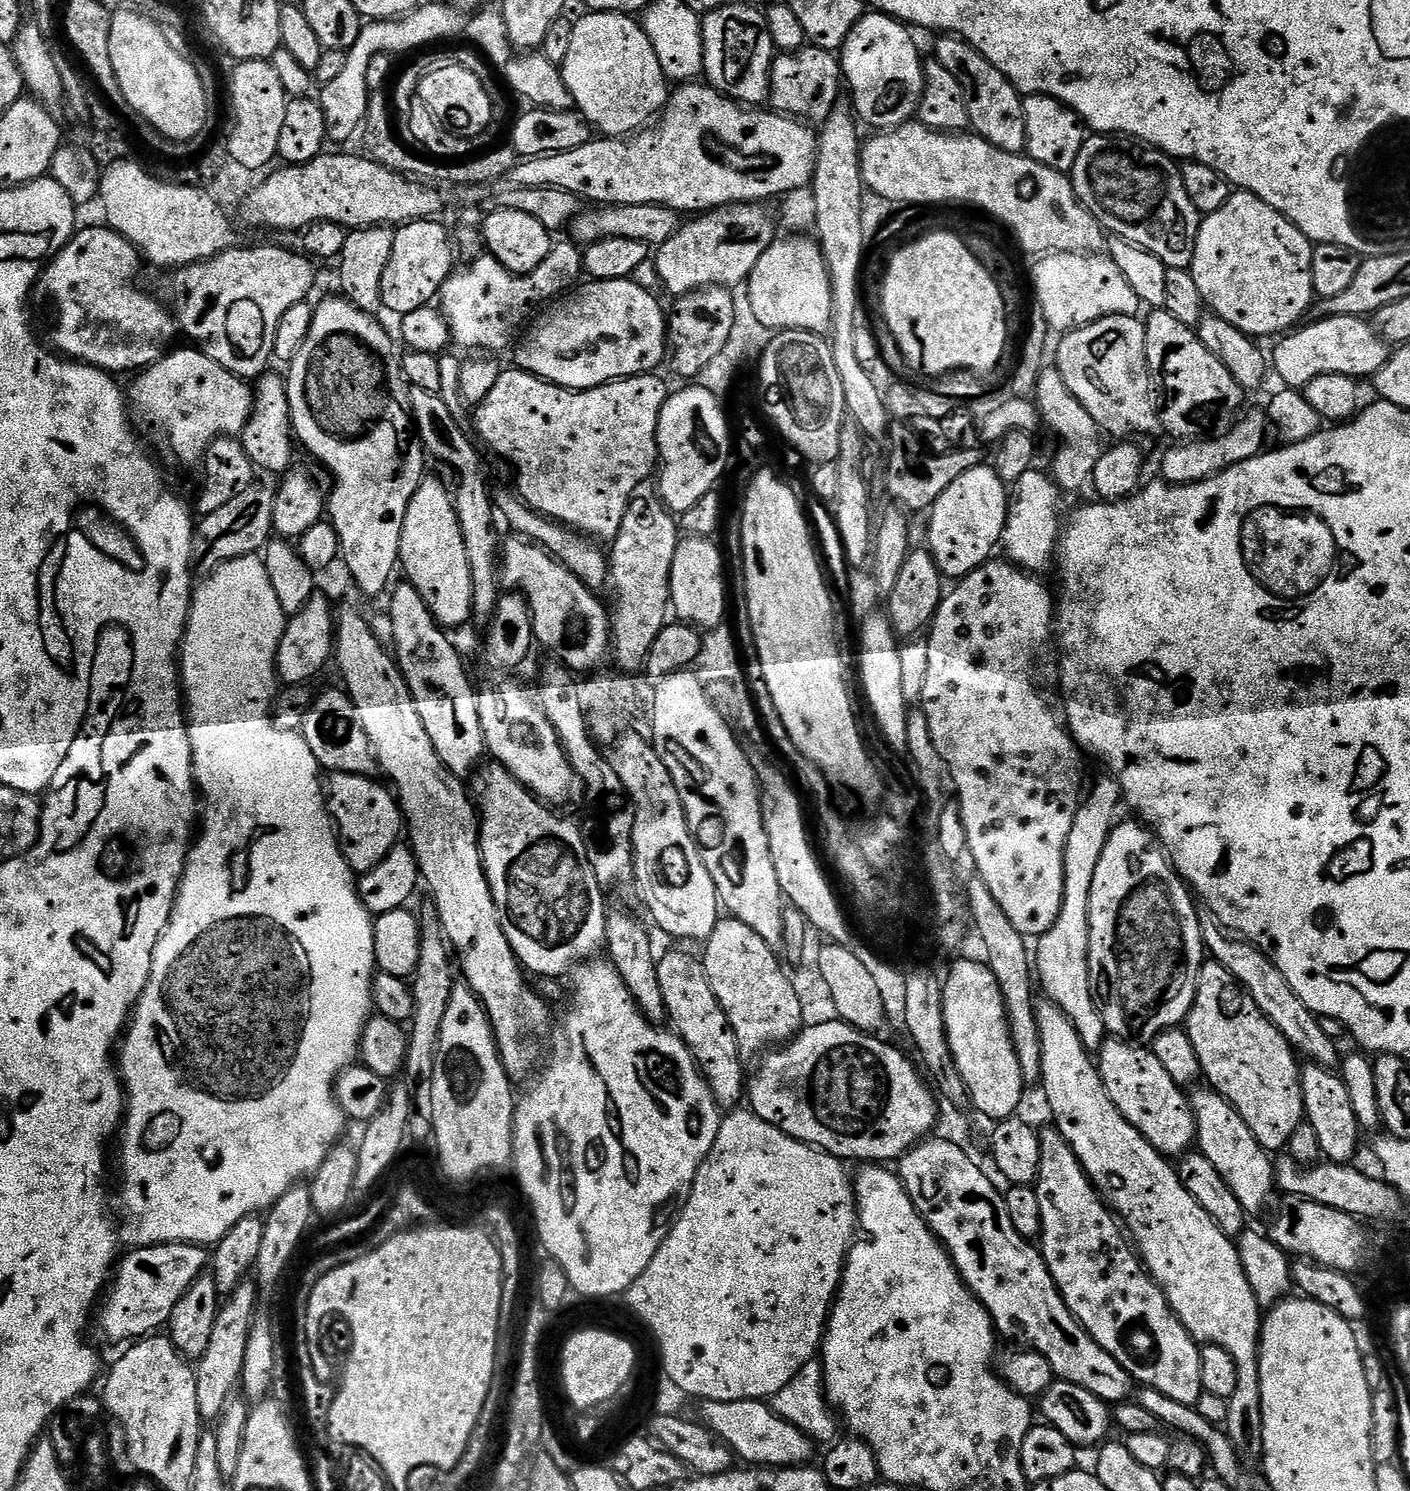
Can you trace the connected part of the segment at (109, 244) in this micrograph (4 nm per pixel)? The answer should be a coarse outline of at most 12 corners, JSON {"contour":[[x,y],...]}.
{"contour":[[107,226],[45,263],[30,308],[59,355],[121,374],[158,363],[176,317],[132,285]]}

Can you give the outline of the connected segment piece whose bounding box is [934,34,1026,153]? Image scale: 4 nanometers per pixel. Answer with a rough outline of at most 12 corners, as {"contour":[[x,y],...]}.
{"contour":[[951,34],[934,59],[962,86],[971,131],[1026,149],[1024,96],[972,44]]}

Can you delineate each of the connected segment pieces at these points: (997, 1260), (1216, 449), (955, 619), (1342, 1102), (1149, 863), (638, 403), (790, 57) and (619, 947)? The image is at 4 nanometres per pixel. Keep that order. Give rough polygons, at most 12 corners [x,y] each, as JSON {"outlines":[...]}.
{"outlines":[[[937,1138],[898,1175],[1001,1337],[1109,1406],[1134,1389],[1004,1192]],[[1245,411],[1221,436],[1180,442],[1160,460],[1170,484],[1209,480],[1259,456],[1263,411]],[[1054,596],[940,601],[919,703],[1014,930],[1062,910],[1081,749],[1036,689]],[[1301,1067],[1304,1115],[1329,1163],[1351,1163],[1362,1129],[1344,1080]],[[1143,823],[1090,886],[1105,1033],[1187,1021],[1206,949],[1193,893]],[[501,371],[475,409],[528,507],[600,542],[658,468],[659,375]],[[837,53],[772,61],[771,111],[820,126],[841,96]],[[608,908],[606,956],[651,1024],[668,1011],[652,936]]]}

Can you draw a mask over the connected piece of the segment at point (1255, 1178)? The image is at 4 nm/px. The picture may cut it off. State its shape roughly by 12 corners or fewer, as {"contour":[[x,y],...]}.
{"contour":[[1191,1093],[1198,1150],[1245,1215],[1275,1189],[1271,1155],[1236,1107]]}

